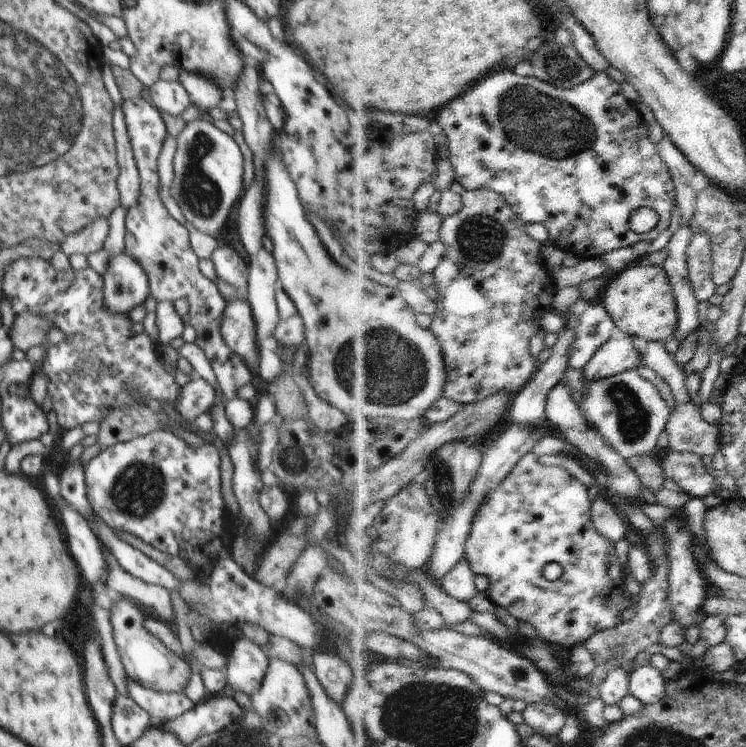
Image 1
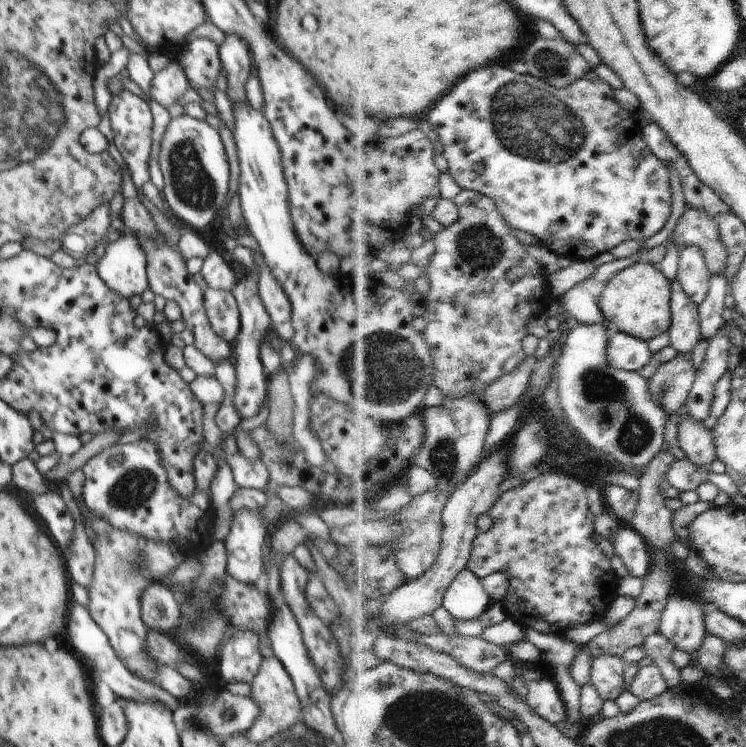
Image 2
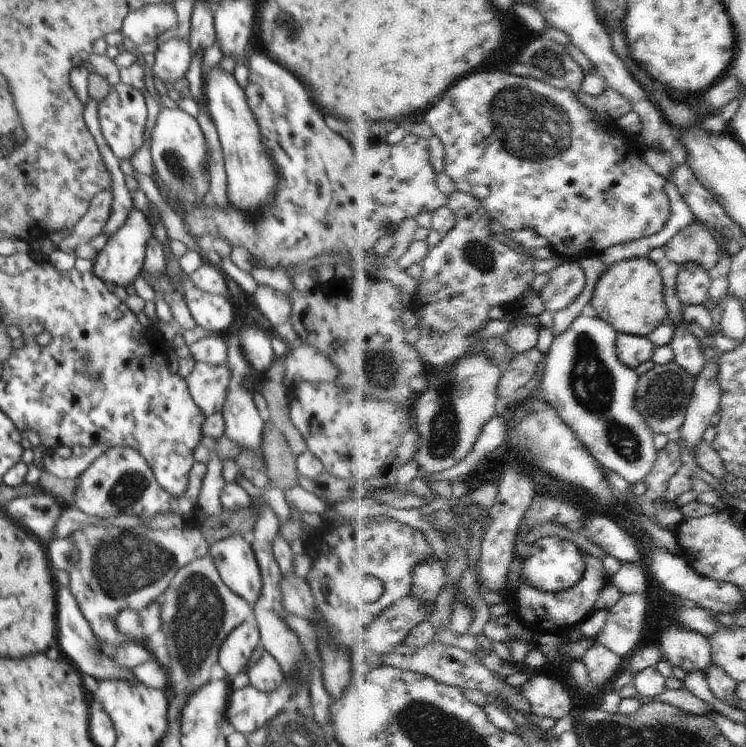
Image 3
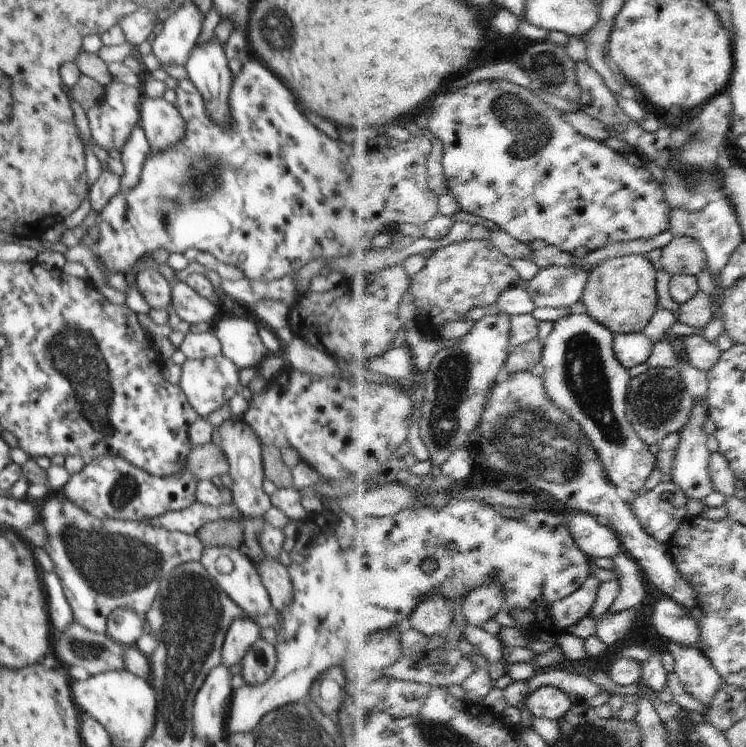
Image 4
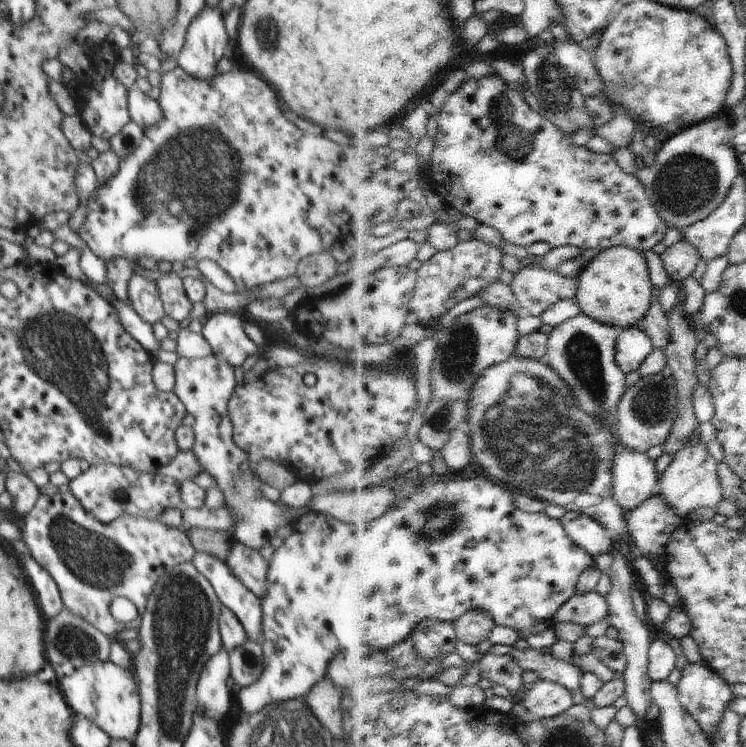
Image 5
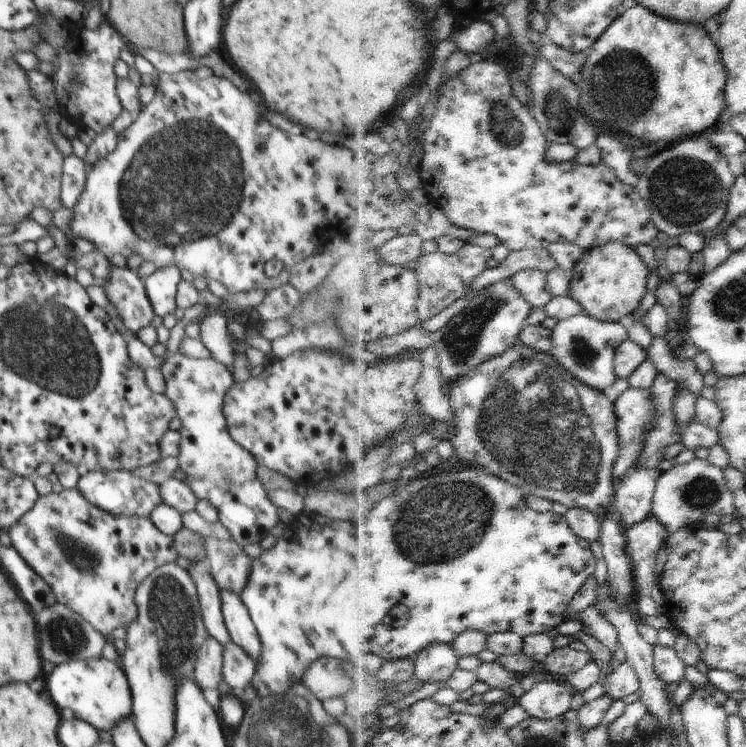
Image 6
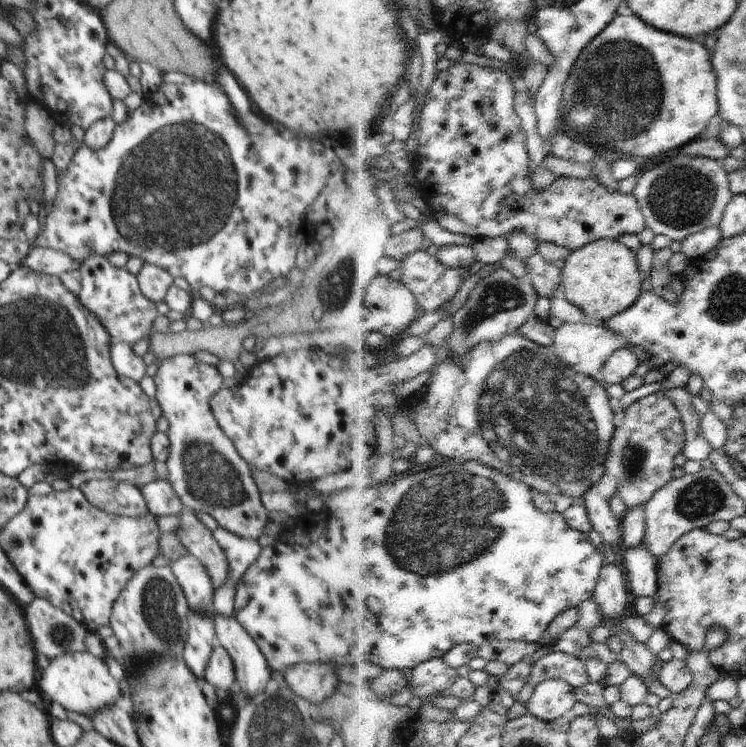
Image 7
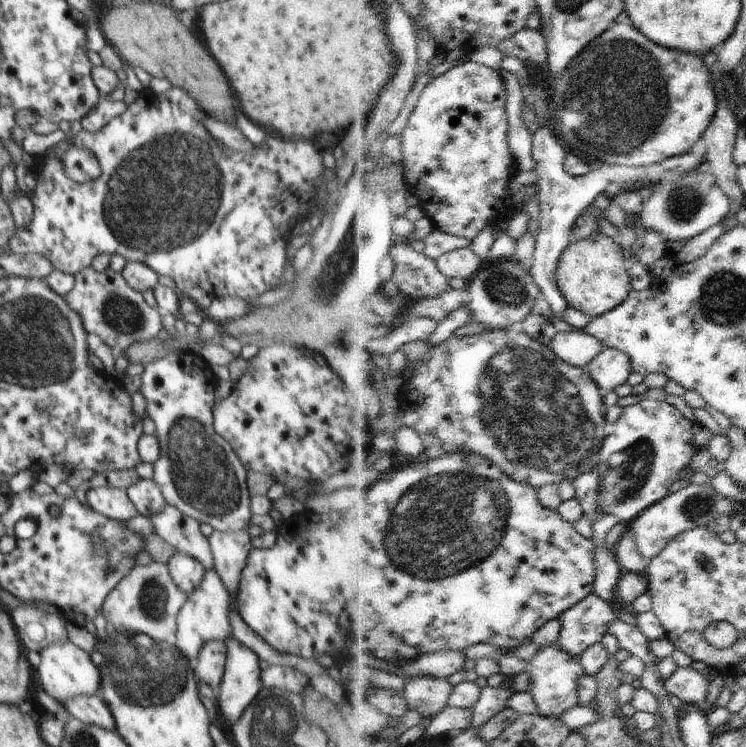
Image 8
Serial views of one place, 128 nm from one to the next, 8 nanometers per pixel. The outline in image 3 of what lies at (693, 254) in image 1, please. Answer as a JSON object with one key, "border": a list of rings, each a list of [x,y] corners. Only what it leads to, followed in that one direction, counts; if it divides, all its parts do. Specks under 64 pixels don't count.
{"border":[[[688,262],[681,266],[678,277],[678,292],[685,306],[705,305],[711,297],[713,285],[711,271],[698,262]]]}

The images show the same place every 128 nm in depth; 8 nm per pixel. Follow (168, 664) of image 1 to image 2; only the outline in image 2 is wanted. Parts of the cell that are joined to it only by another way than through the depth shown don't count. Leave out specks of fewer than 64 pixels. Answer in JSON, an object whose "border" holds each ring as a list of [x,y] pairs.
{"border":[[[113,529],[108,534],[96,534],[94,540],[94,574],[88,586],[88,612],[92,620],[104,630],[110,646],[124,663],[124,666],[142,678],[152,682],[158,666],[148,654],[146,642],[147,626],[141,616],[142,592],[150,584],[172,574],[186,556],[176,542],[154,542],[146,540],[128,530]]]}

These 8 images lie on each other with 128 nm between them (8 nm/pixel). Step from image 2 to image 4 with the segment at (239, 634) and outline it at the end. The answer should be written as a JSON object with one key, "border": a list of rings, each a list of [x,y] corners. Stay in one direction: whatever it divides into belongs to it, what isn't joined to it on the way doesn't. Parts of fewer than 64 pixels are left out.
{"border":[[[250,617],[237,618],[232,622],[222,648],[221,663],[226,668],[231,668],[246,656],[246,651],[261,637],[262,628]]]}

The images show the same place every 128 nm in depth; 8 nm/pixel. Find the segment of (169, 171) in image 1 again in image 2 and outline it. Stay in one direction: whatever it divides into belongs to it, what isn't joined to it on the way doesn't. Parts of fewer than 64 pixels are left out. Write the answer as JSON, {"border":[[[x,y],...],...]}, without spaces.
{"border":[[[131,52],[126,72],[129,79],[132,80],[147,97],[147,104],[150,108],[153,117],[153,132],[152,132],[152,147],[151,156],[159,162],[159,145],[163,134],[166,131],[167,125],[170,123],[171,117],[165,107],[162,107],[150,93],[151,81],[154,77],[154,72],[150,69],[147,60],[143,56]]]}

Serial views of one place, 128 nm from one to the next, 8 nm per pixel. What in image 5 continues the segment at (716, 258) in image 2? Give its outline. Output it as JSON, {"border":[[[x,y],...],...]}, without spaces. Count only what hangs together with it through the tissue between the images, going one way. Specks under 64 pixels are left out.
{"border":[[[680,240],[678,244],[667,249],[661,258],[670,279],[674,282],[683,282],[696,272],[698,262],[703,256],[701,250],[698,250],[690,240]]]}

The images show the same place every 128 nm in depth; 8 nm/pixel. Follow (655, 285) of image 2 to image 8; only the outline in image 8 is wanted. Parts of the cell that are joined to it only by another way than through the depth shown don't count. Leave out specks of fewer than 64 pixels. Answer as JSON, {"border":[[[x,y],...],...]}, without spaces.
{"border":[[[603,233],[592,234],[590,238],[582,240],[582,242],[578,242],[578,244],[571,244],[566,248],[566,252],[564,252],[560,261],[557,277],[560,288],[571,306],[578,308],[578,310],[596,319],[616,310],[630,298],[633,289],[632,276],[630,276],[630,272],[628,272],[629,267],[630,260],[624,256],[624,248],[622,248],[618,239],[612,239]]]}

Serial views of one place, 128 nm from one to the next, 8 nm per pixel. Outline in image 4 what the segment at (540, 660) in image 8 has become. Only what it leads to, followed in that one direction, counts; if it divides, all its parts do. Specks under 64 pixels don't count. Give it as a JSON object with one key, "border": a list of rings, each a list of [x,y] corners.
{"border":[[[554,685],[542,686],[528,699],[528,707],[536,716],[562,720],[576,706],[572,696]]]}

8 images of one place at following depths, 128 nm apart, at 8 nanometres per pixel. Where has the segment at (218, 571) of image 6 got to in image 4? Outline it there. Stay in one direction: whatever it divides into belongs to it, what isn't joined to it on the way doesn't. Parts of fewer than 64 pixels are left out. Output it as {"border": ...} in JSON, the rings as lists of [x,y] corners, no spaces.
{"border":[[[269,556],[258,562],[257,568],[262,584],[269,594],[272,608],[278,612],[286,610],[292,604],[292,594],[294,594],[288,568]]]}

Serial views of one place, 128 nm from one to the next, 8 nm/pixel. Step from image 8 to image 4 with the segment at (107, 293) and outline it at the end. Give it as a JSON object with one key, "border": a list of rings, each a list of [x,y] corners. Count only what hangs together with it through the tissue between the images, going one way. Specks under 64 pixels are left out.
{"border":[[[146,268],[136,277],[138,290],[150,308],[164,308],[171,302],[171,287],[166,278],[156,269]]]}

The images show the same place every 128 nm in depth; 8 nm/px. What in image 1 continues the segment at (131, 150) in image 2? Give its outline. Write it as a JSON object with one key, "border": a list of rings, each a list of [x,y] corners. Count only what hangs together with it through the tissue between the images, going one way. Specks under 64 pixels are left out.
{"border":[[[142,97],[122,101],[122,112],[134,150],[134,160],[140,177],[140,198],[126,210],[125,248],[144,268],[150,287],[150,296],[157,302],[174,302],[186,298],[189,302],[190,325],[197,332],[195,343],[204,351],[212,365],[218,386],[227,400],[236,398],[238,390],[251,384],[252,374],[242,358],[224,342],[220,332],[222,312],[226,308],[226,299],[222,296],[213,279],[206,278],[199,268],[199,258],[190,246],[189,230],[174,220],[159,197],[158,156],[168,136],[164,120],[151,103]]]}

